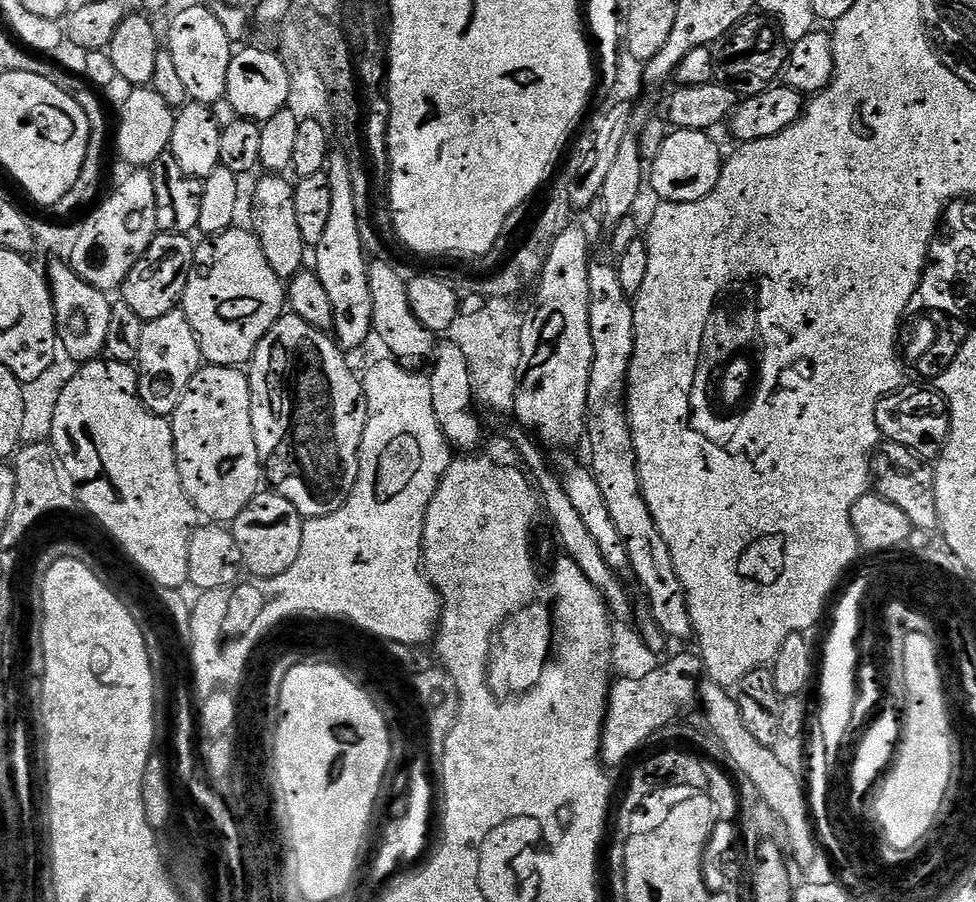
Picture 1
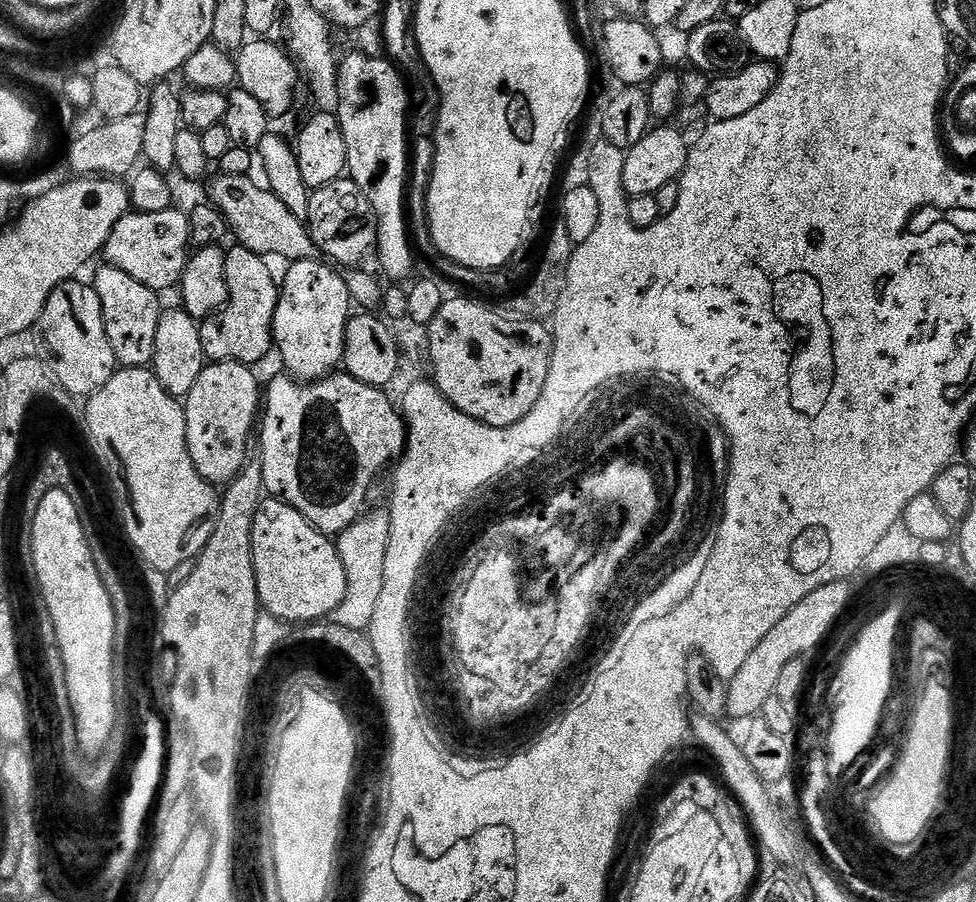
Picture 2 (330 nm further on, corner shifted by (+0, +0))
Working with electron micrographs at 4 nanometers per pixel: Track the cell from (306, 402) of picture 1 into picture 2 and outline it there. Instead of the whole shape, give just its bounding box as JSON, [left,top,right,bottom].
[258,374,408,534]

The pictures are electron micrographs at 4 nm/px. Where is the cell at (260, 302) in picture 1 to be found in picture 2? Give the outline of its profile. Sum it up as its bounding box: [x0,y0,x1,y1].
[200,246,280,366]

